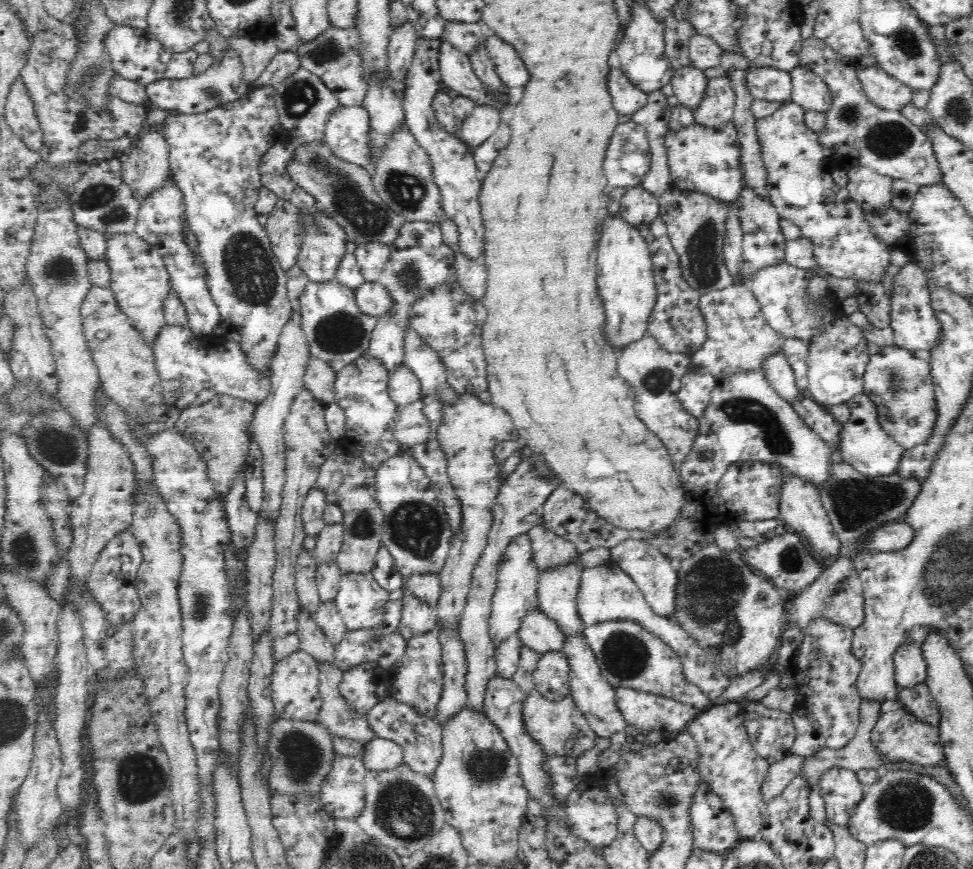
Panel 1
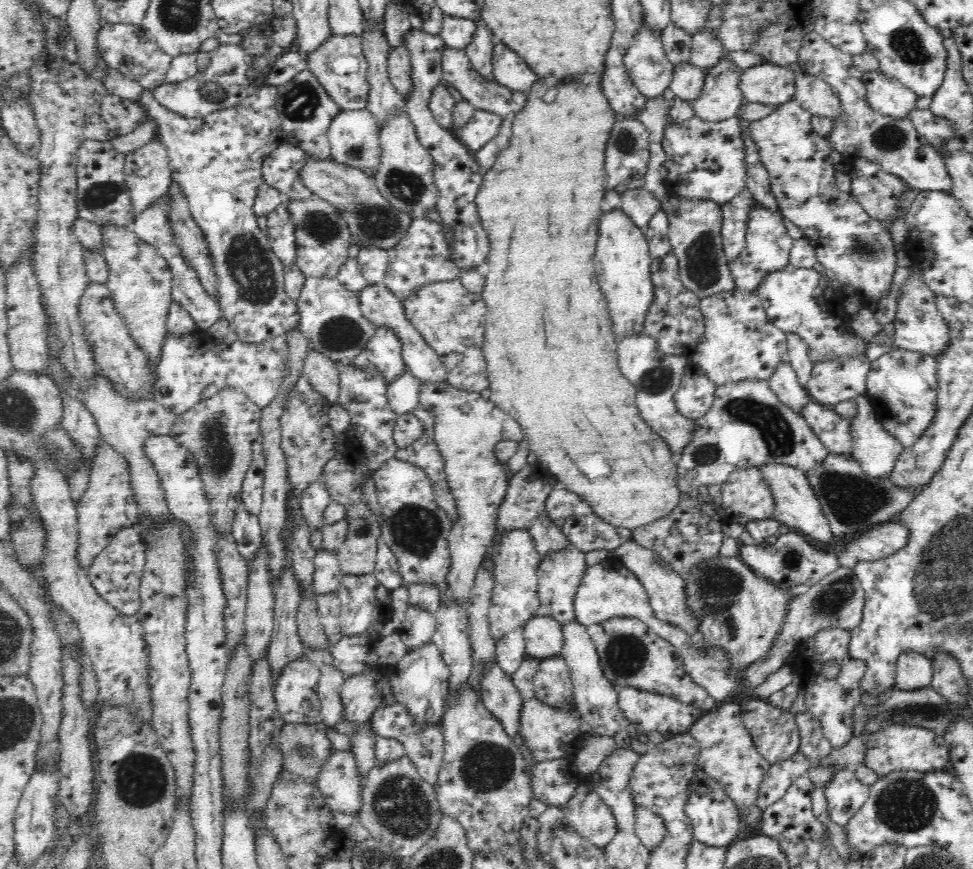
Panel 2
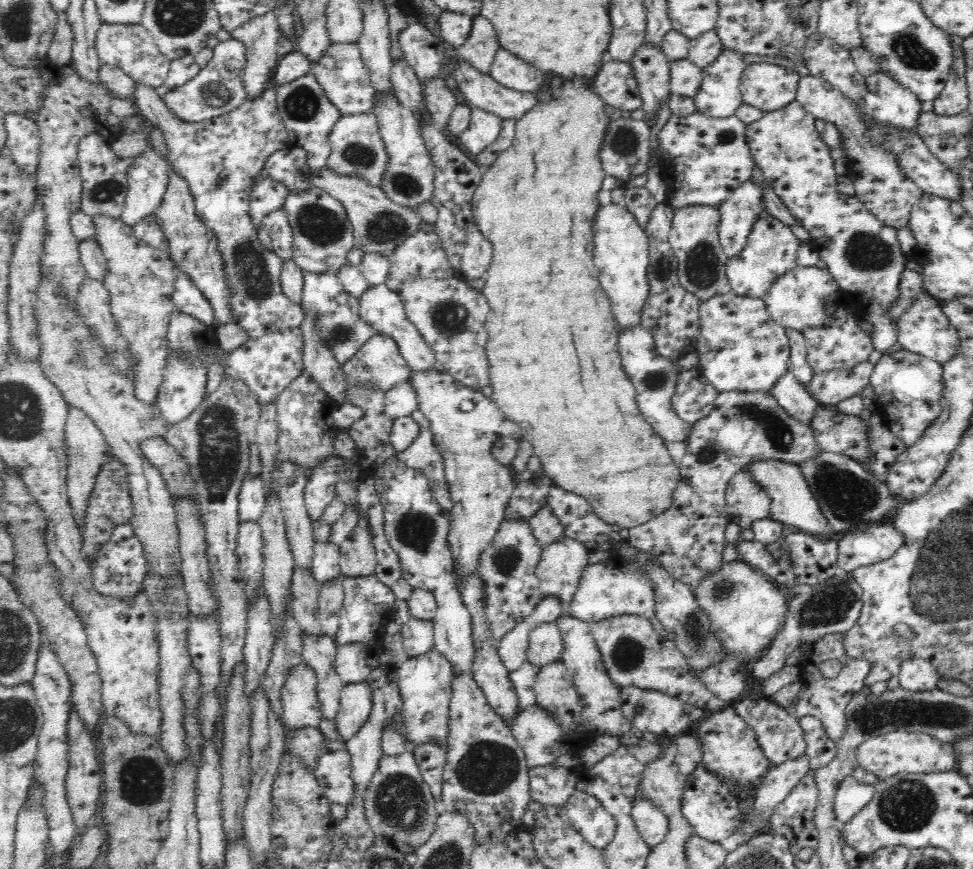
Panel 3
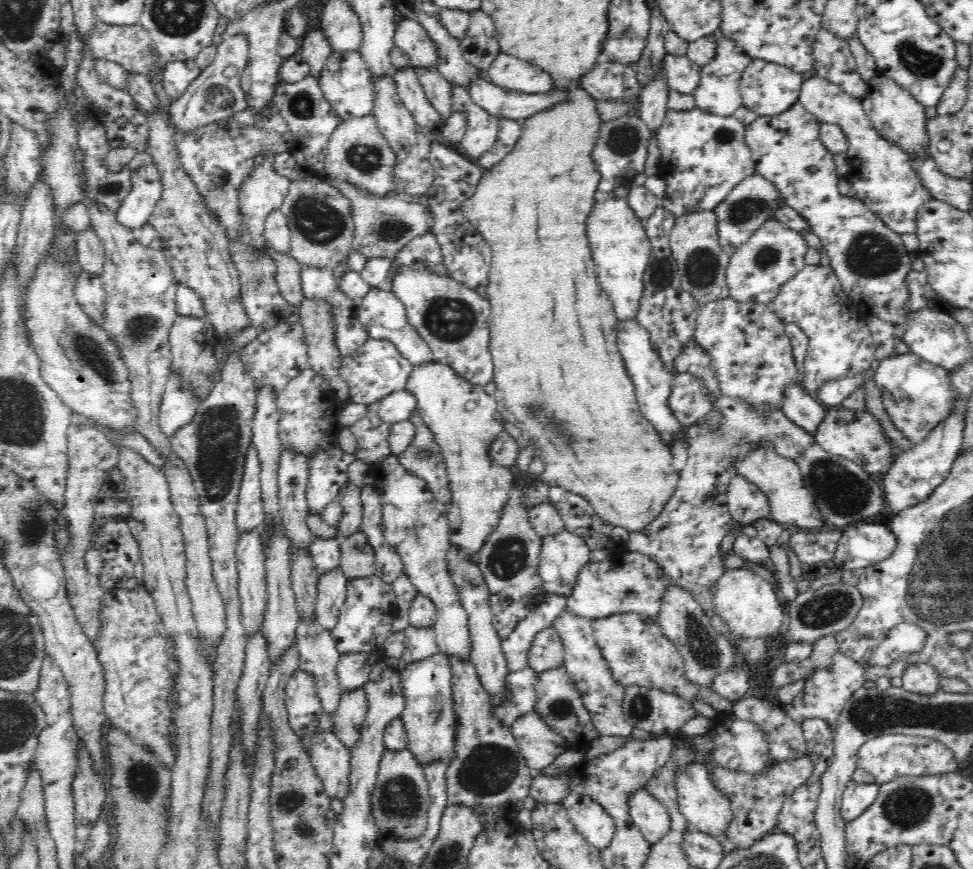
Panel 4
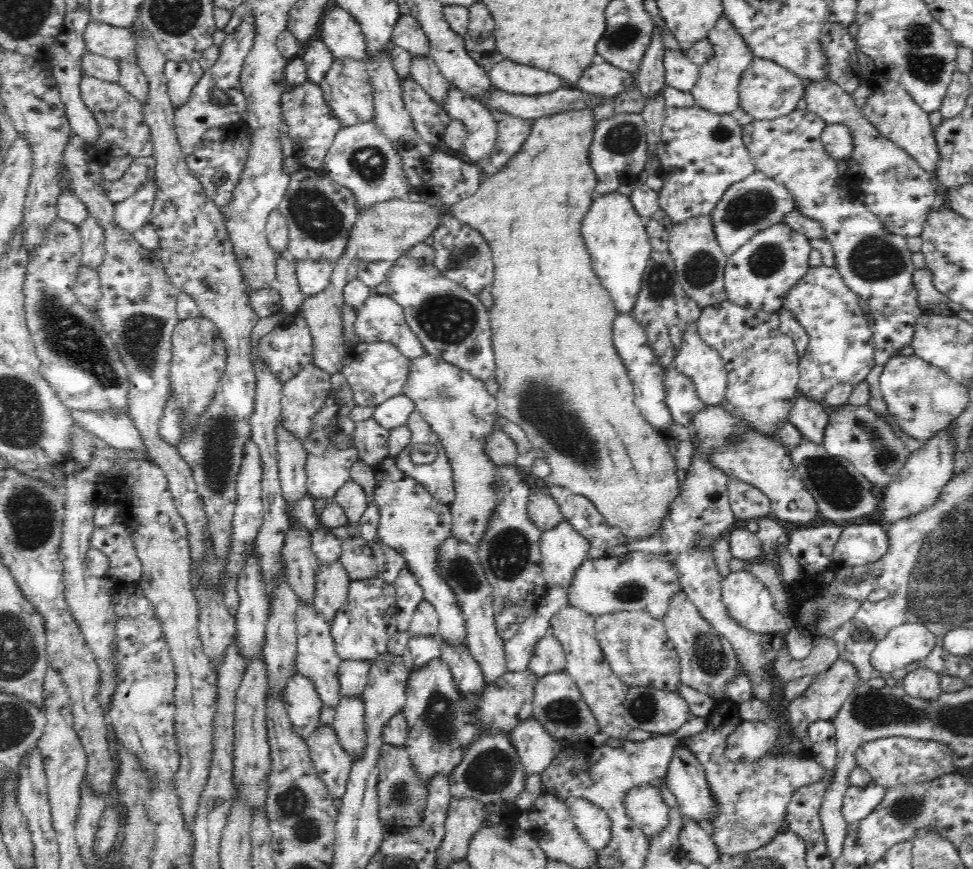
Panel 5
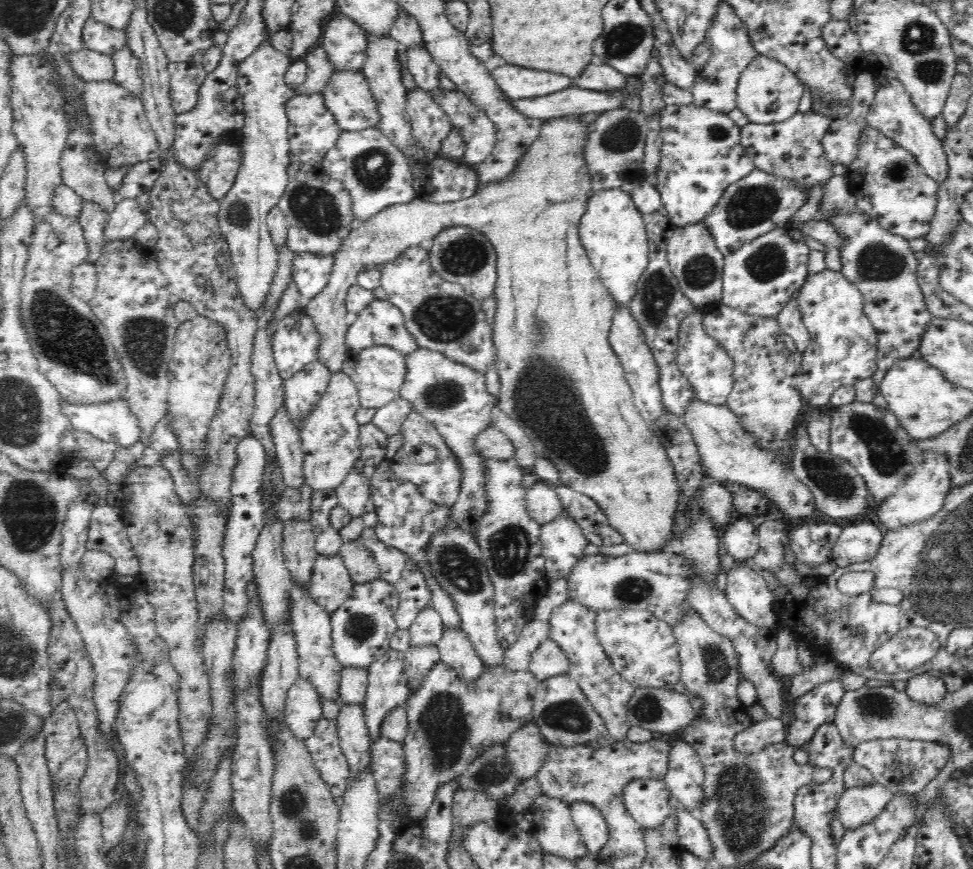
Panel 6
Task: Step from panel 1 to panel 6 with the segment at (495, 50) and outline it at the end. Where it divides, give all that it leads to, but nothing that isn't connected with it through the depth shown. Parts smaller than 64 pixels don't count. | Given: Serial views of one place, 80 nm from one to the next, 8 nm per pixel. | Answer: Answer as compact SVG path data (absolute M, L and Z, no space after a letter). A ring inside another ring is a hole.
M514 64L495 68L491 76L510 100L549 95L572 86L572 80L566 76L538 72L532 68L518 68Z

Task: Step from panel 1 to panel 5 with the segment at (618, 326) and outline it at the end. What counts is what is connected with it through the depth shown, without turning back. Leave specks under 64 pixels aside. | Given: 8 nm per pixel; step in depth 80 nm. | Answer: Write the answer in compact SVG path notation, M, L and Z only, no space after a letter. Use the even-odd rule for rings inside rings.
M615 191L592 202L590 212L582 220L581 235L592 256L594 272L610 293L615 309L619 314L631 314L652 253L645 218L636 212L629 196Z

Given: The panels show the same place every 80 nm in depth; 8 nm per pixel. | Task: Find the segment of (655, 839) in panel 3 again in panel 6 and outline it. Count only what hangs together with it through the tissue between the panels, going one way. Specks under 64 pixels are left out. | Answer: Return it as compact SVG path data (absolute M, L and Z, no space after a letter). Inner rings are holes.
M655 777L632 780L623 790L626 810L645 832L658 828L669 817L670 798L664 779Z

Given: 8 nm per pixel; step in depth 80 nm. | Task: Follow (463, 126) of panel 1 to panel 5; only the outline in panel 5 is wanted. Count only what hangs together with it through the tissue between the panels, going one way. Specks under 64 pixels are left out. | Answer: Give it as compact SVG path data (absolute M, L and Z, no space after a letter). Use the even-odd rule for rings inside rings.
M456 87L448 91L448 96L446 96L442 108L449 114L452 120L460 120L466 128L467 140L464 142L461 156L472 163L488 157L488 154L492 152L497 142L497 123L492 112L486 109L470 93L462 92L462 90Z

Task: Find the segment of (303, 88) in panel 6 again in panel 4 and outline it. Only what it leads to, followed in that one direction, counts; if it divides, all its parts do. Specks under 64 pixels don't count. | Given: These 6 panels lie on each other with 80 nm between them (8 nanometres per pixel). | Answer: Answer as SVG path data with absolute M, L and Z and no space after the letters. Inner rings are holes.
M314 24L312 31L309 30L299 39L300 49L298 52L310 65L310 75L317 78L333 48L318 24Z

